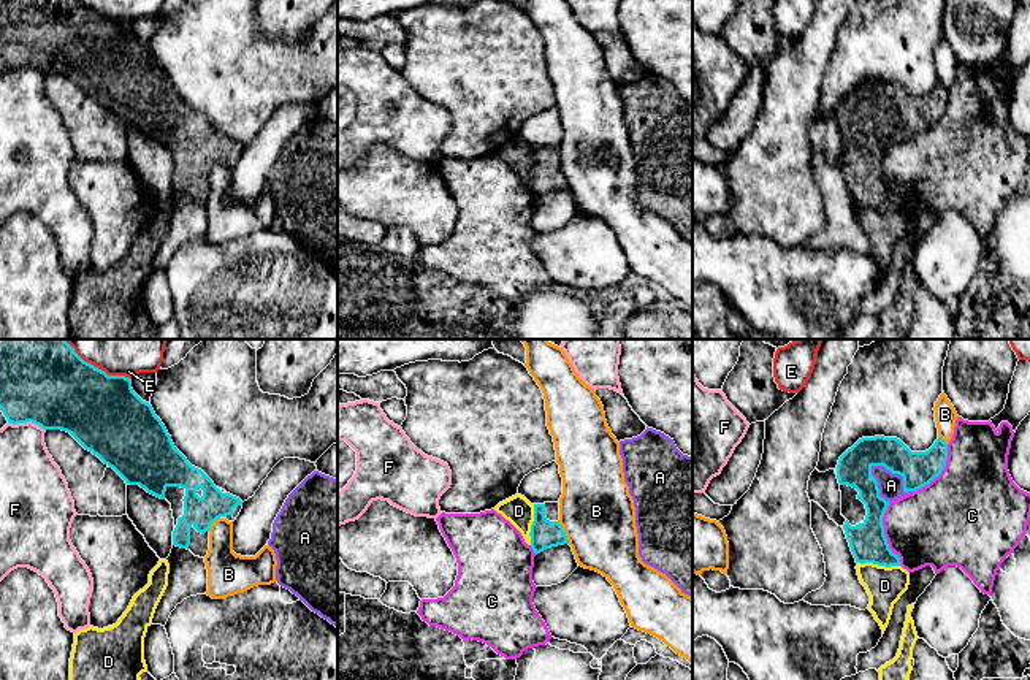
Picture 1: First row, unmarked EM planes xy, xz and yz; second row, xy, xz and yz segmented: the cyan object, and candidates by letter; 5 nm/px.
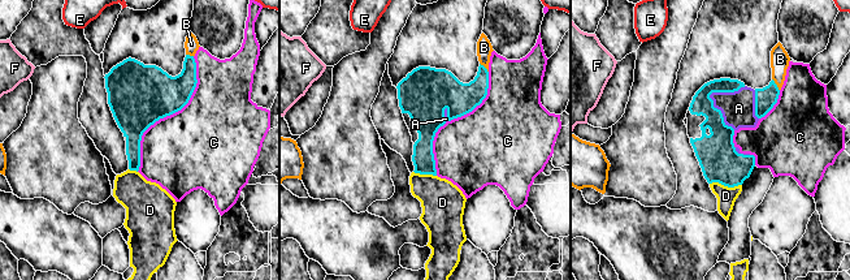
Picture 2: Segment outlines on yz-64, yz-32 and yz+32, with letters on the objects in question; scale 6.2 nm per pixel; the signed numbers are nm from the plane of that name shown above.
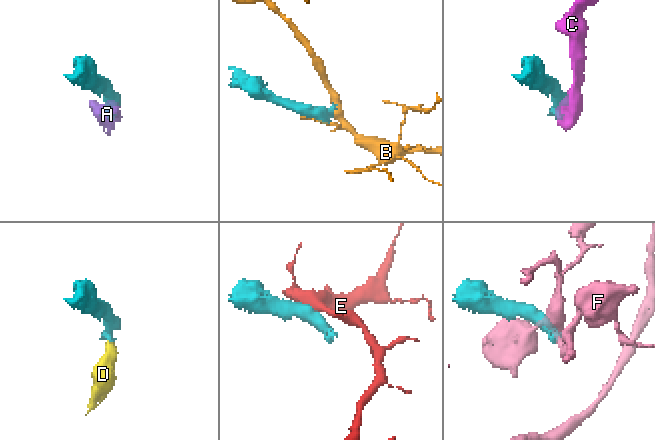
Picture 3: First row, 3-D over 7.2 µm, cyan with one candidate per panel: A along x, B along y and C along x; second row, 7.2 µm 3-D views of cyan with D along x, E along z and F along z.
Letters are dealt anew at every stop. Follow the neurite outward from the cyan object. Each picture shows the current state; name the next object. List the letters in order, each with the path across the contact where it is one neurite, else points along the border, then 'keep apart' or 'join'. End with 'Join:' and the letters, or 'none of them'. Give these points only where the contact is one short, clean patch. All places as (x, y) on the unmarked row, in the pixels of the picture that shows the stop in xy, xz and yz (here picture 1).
A: join
B: keep apart
C: keep apart
D: border yz (858, 206), (899, 211); keep apart
E: keep apart
F: keep apart
Join: A

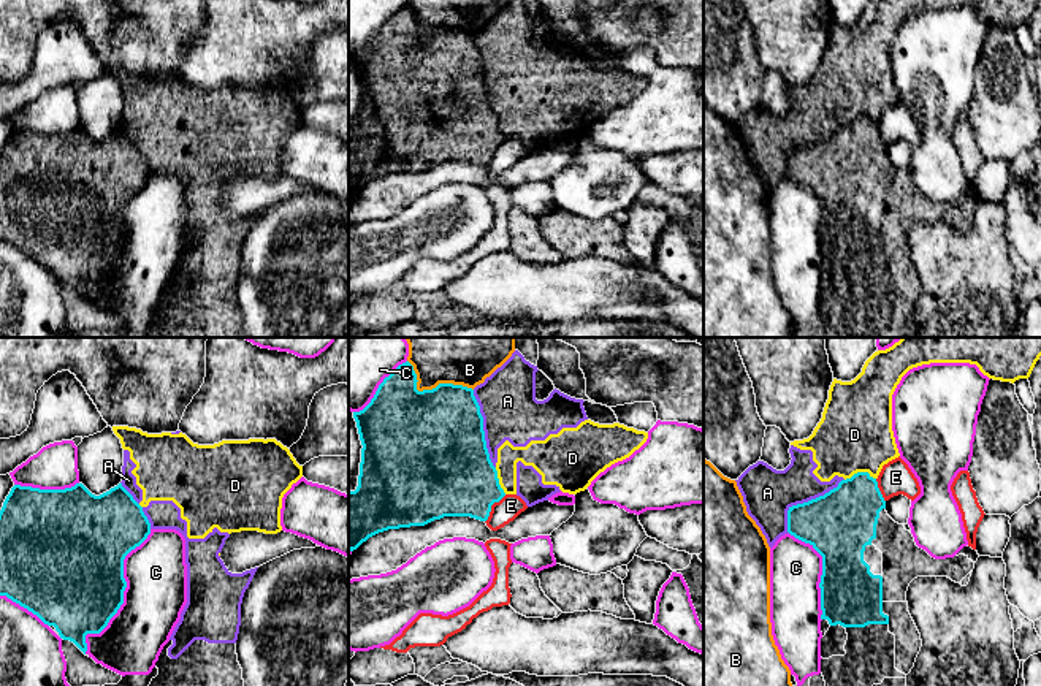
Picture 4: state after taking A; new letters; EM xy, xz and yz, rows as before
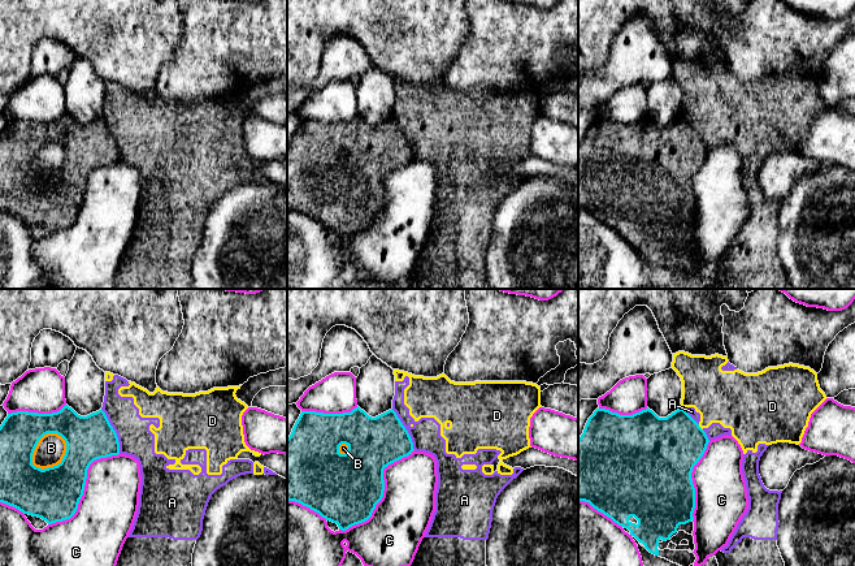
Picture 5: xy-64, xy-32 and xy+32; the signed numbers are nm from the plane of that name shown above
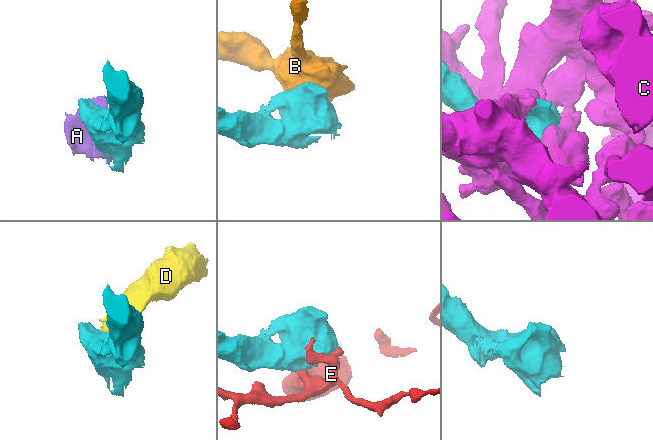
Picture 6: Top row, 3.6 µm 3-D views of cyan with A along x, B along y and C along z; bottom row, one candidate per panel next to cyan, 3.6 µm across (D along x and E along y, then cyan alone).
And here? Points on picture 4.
A: keep apart
B: keep apart
C: keep apart
D: border yz (875, 122), (867, 118), (854, 118), (845, 125); keep apart
E: keep apart
Join: none of them

